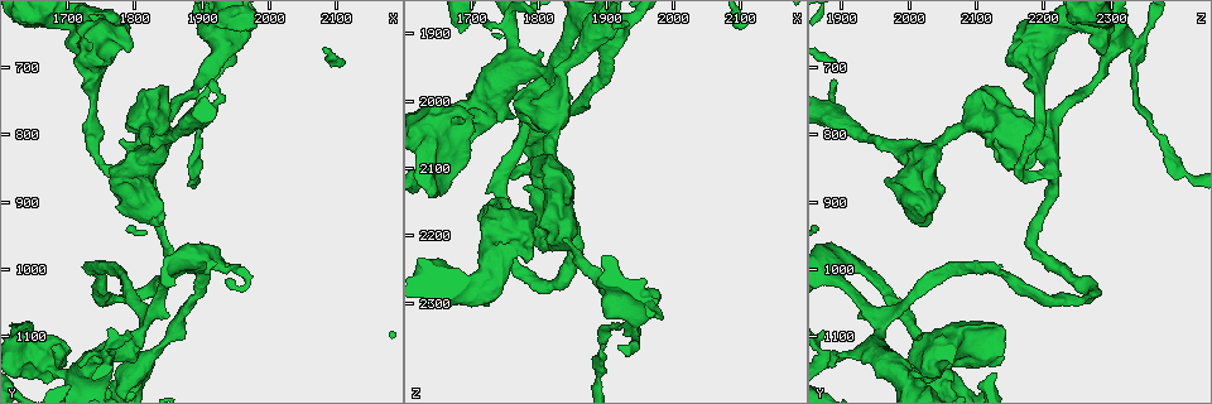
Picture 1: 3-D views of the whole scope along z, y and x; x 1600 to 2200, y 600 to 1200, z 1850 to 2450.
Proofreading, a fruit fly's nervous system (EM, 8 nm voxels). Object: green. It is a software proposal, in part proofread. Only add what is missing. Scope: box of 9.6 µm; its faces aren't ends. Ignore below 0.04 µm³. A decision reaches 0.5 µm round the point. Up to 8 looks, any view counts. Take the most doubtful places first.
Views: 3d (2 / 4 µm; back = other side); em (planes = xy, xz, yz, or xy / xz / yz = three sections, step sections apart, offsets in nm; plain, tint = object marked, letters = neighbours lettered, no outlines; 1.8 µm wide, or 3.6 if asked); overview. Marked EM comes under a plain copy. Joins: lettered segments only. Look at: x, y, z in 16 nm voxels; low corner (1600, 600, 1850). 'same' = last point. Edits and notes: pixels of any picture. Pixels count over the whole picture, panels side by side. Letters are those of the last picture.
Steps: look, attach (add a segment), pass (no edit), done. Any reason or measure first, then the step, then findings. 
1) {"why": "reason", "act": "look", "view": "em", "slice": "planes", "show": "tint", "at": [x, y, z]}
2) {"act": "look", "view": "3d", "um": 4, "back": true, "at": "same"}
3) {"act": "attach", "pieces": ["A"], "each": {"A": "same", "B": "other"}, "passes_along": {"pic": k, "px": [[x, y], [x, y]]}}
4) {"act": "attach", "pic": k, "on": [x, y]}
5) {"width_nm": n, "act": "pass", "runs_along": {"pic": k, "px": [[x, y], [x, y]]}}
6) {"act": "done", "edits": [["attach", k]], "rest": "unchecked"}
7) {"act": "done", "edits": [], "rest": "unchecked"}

{"why": "thick turns thin", "act": "look", "view": "3d", "um": 4, "at": [1775, 855, 2165]}

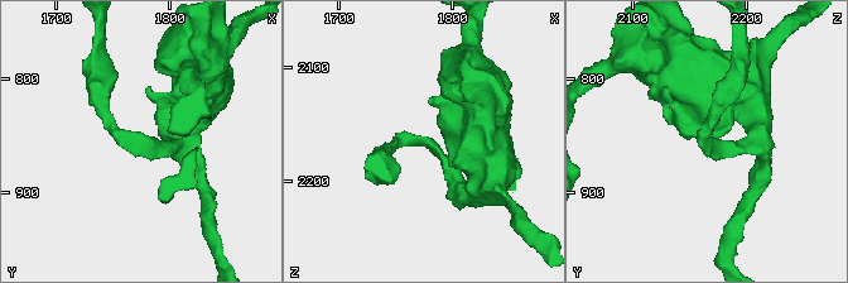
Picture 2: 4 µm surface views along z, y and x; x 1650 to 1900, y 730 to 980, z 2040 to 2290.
{"arms": 3, "arm_widths_nm": [200, 220, 320], "why": "shape alone is not enough", "act": "look", "view": "em", "slice": "xy", "step": 16, "show": "tint", "at": [1774, 856, 2164]}

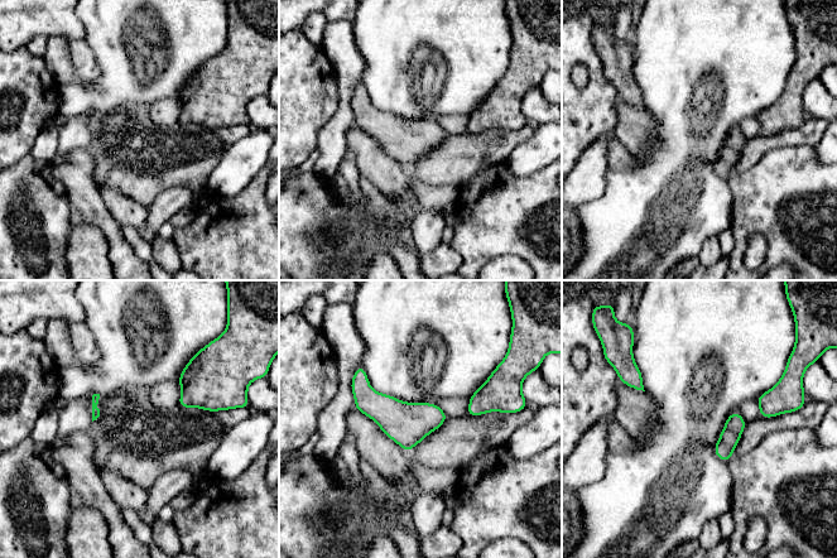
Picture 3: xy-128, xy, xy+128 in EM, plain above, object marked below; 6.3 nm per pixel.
{"why": "cut it another way", "act": "look", "view": "em", "slice": "planes", "show": "letters", "at": "same"}

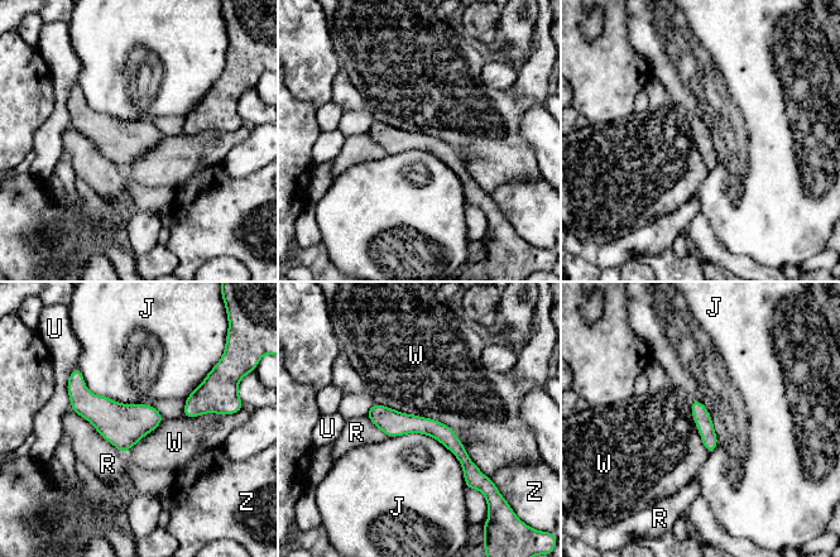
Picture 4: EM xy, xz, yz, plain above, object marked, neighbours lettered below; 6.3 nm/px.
{"width_nm": 110, "act": "pass", "each": {"J": "other", "R": "other", "U": "other", "W": "other", "Z": "other"}, "runs_along": {"pic": 4, "px": [[372, 411], [436, 428], [476, 473]]}, "found": "none of them fits"}

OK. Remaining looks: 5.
{"why": "sudden change in width", "act": "look", "view": "em", "um": 3.6, "slice": "yz", "step": 4, "show": "tint", "at": [1940, 665, 2325]}

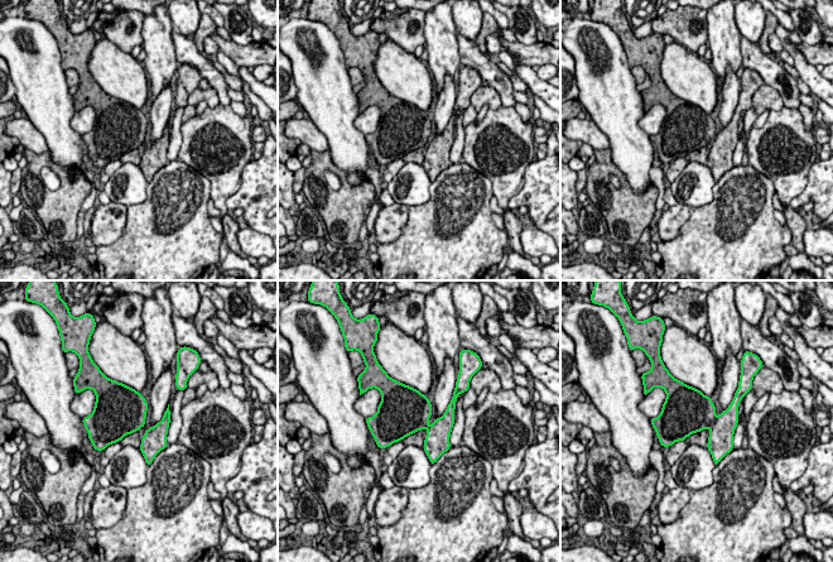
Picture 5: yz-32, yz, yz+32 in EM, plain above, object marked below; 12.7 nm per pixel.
{"why": "see the neighbours", "act": "look", "view": "em", "um": 3.6, "slice": "yz", "step": 4, "show": "letters", "at": "same"}

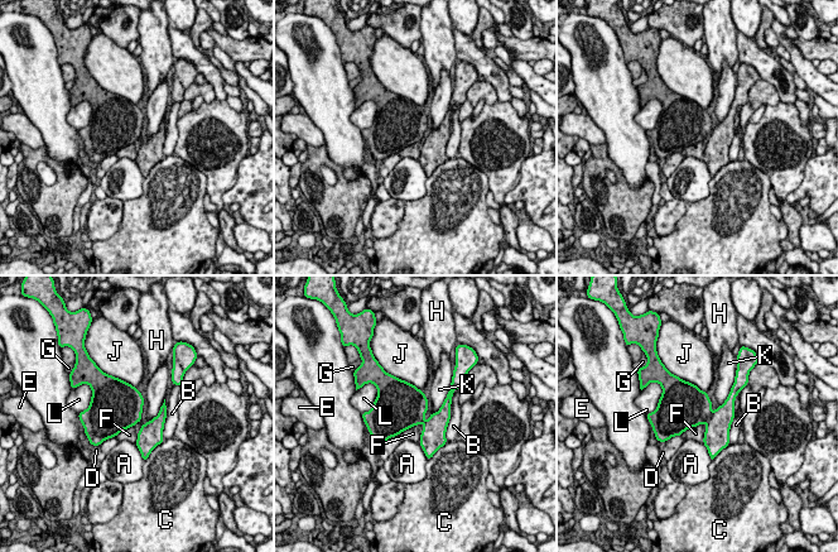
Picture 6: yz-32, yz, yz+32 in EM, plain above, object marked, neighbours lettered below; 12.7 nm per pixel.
{"act": "pass", "each": {"A": "other", "B": "other", "C": "other", "D": "other", "E": "other", "F": "other", "G": "other", "H": "other", "J": "other", "K": "other", "L": "other"}, "border": {"pic": 6, "px": [[702, 423], [687, 428], [680, 435]]}, "found": "no lettered segment goes on from it"}

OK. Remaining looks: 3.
{"why": "calibre changes", "act": "look", "view": "em", "um": 3.6, "slice": "planes", "show": "tint", "at": [1745, 680, 2190]}

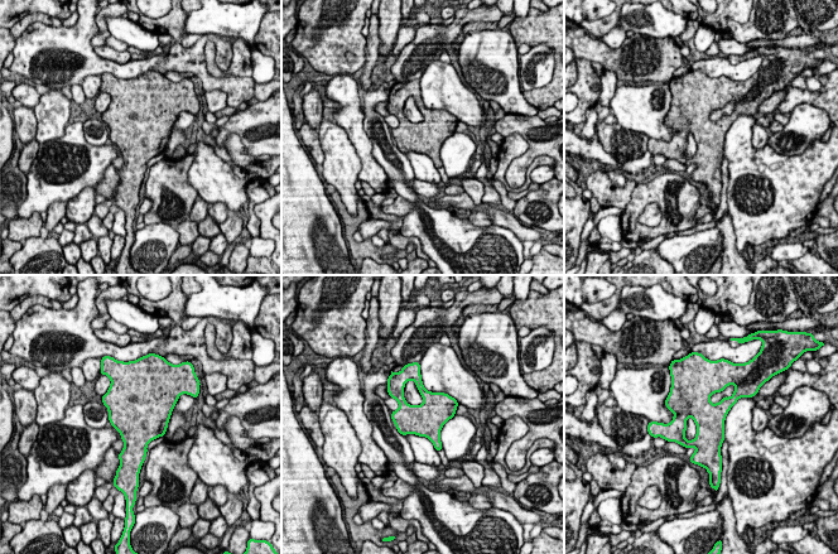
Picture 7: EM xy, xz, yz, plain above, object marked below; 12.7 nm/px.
{"act": "look", "view": "em", "um": 3.6, "slice": "planes", "show": "letters", "at": "same"}

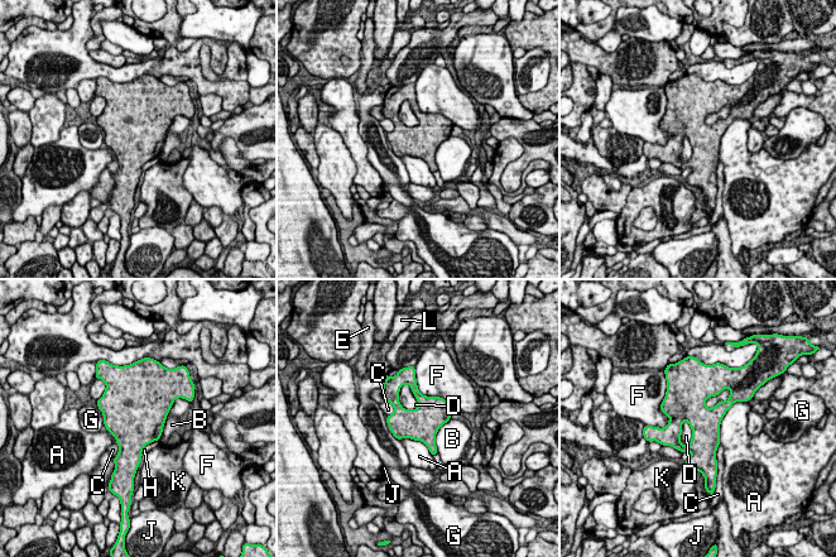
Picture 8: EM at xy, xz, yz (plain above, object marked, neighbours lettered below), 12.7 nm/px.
{"act": "pass", "each": {"A": "other", "B": "other", "C": "other", "D": "other", "E": "other", "F": "other", "G": "other", "H": "other", "J": "other", "K": "other", "L": "other"}, "border": {"pic": 8, "px": [[404, 383], [418, 403], [416, 409]]}, "found": "none of them fits"}

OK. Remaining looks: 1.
{"act": "done", "edits": [], "rest": "unchecked"}

